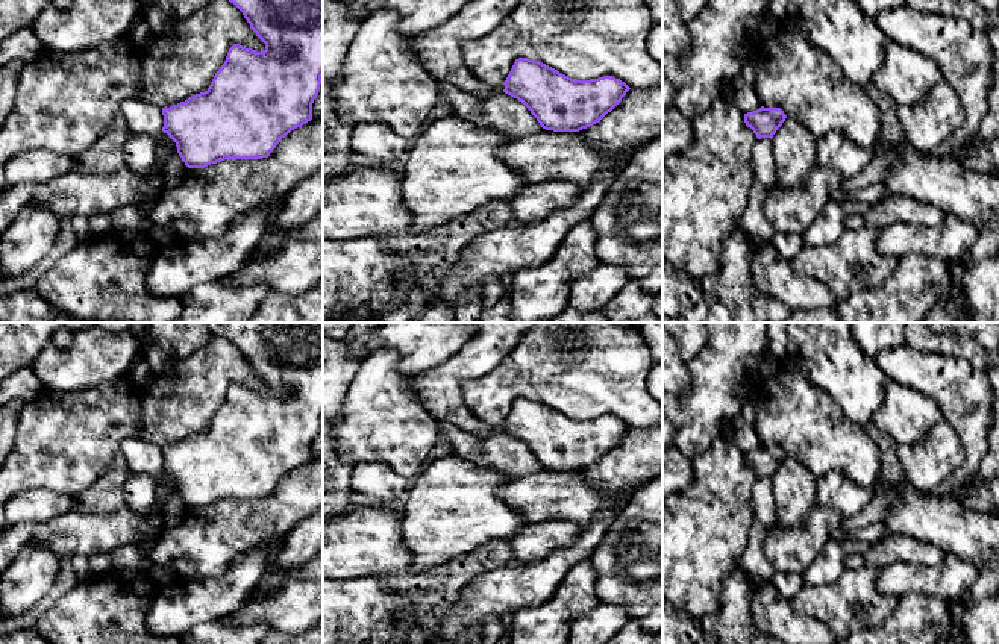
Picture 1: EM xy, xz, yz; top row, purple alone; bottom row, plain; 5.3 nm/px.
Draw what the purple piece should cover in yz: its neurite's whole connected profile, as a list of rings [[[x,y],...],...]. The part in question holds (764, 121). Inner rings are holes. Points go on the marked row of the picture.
[[[764,108],[744,114],[744,123],[753,130],[758,139],[773,138],[787,115],[781,108]]]

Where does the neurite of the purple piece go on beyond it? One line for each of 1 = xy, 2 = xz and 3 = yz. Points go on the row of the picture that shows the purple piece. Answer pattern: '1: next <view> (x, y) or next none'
1: next none
2: next none
3: next none

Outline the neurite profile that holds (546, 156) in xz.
[[[543,129],[538,133],[508,141],[500,147],[499,158],[514,171],[520,173],[528,185],[562,180],[585,186],[602,171],[617,168],[628,159],[628,155],[603,155],[585,144],[576,132],[553,132]]]

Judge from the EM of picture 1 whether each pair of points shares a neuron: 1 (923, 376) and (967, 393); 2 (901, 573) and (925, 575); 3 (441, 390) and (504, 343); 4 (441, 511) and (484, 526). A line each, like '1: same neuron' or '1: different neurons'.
1: same neuron
2: same neuron
3: same neuron
4: same neuron

